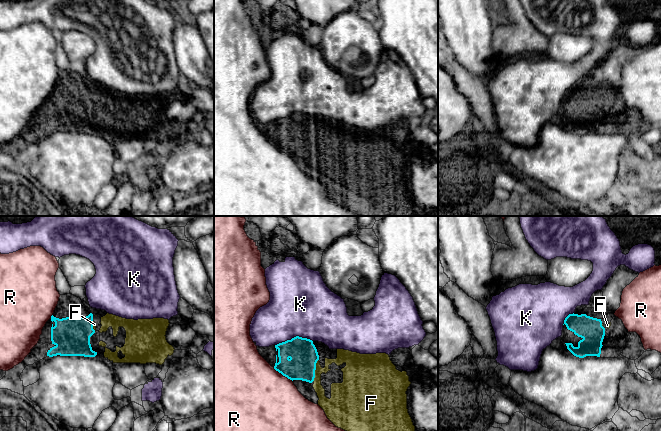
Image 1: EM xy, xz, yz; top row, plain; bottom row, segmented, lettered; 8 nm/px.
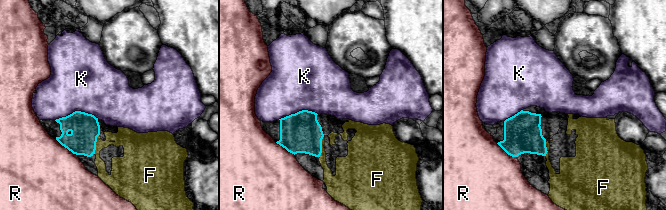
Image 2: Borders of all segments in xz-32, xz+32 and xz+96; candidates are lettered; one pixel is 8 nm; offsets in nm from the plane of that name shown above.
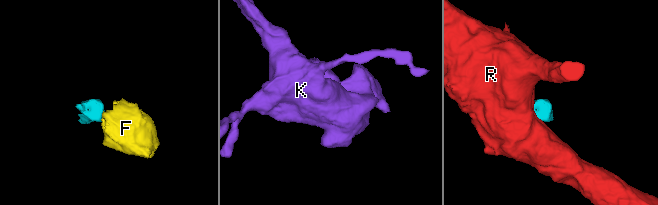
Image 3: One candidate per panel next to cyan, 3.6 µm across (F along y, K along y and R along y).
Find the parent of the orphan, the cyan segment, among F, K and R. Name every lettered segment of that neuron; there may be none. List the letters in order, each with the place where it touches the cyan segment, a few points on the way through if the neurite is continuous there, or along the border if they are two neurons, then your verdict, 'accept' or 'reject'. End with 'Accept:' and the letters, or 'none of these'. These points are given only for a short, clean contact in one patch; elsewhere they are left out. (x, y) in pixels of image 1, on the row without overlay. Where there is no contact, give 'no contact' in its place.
F: contact xz (315, 145); way xz (303, 130), (304, 134), (315, 145), (326, 175), (338, 166); accept
K: contact xz (294, 113); reject
R: contact xz (283, 151); border xz (273, 143), (292, 157); reject
Accept: F

